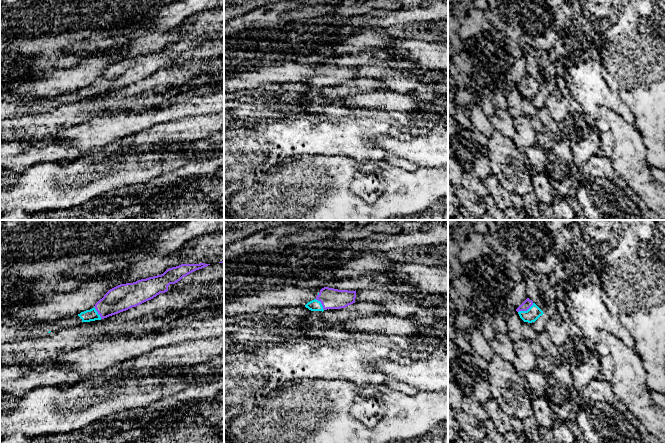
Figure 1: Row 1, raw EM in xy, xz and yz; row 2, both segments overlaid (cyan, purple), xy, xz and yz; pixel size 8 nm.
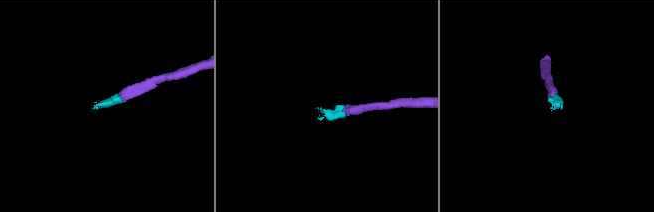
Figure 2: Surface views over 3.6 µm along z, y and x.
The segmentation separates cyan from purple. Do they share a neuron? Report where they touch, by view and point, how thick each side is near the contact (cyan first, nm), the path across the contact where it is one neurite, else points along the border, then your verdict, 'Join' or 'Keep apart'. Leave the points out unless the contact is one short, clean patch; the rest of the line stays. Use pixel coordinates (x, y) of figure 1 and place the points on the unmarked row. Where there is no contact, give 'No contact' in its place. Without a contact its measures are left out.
Touches cyan at yz (525, 87). Thickness 110 nm (cyan) against 70 nm. Path across: yz (534, 88), (525, 87), (527, 79). Join

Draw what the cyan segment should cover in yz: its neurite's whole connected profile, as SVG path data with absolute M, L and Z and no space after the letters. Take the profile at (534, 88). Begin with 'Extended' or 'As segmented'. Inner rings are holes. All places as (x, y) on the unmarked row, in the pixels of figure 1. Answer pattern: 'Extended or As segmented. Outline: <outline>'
Extended. Outline: M527 74L517 85L520 94L524 98L535 98L544 89L543 87L529 74Z

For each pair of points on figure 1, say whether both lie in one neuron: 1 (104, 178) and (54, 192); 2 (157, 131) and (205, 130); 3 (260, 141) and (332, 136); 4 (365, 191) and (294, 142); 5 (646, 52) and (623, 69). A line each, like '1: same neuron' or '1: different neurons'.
1: same neuron
2: same neuron
3: same neuron
4: different neurons
5: same neuron

